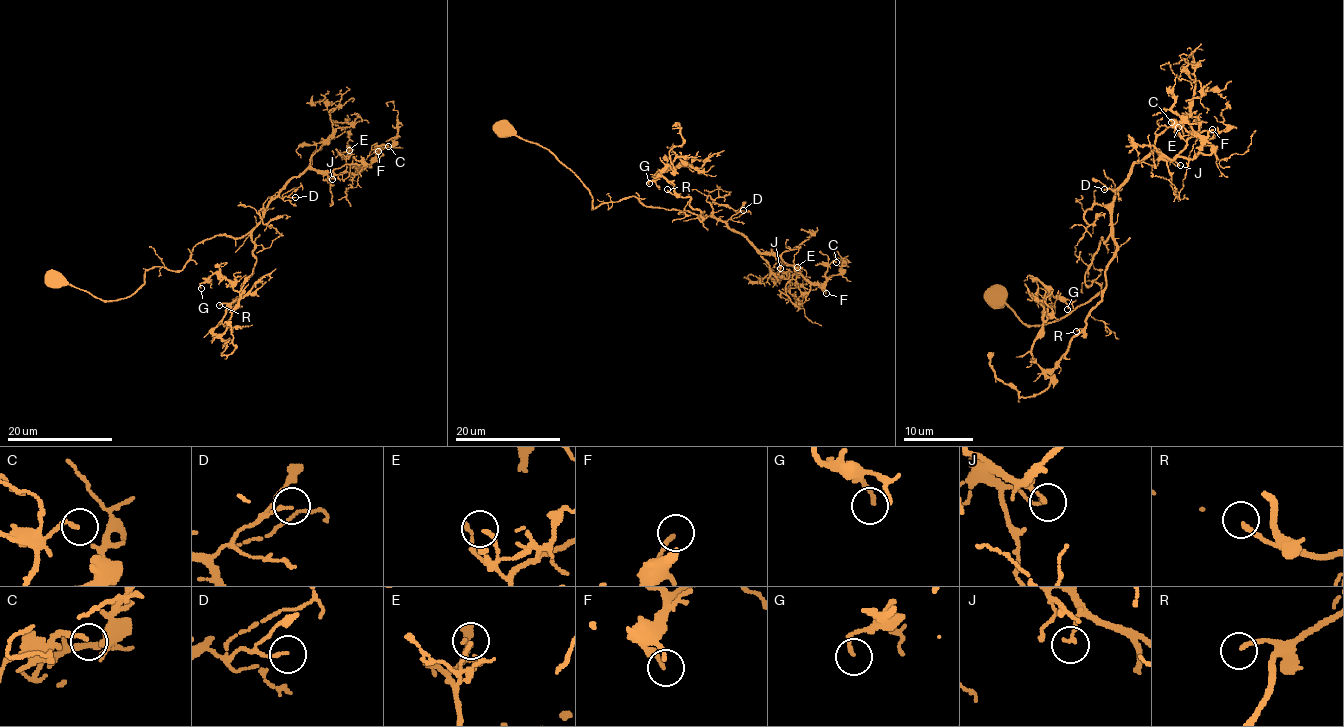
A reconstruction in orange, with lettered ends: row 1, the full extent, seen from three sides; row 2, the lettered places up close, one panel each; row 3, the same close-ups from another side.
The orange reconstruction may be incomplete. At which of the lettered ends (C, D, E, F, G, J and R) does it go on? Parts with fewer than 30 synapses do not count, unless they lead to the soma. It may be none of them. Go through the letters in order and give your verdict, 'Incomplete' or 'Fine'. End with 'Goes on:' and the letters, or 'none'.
C: Fine
D: Fine
E: Fine
F: Fine
G: Fine
J: Fine
R: Incomplete
Goes on: R

